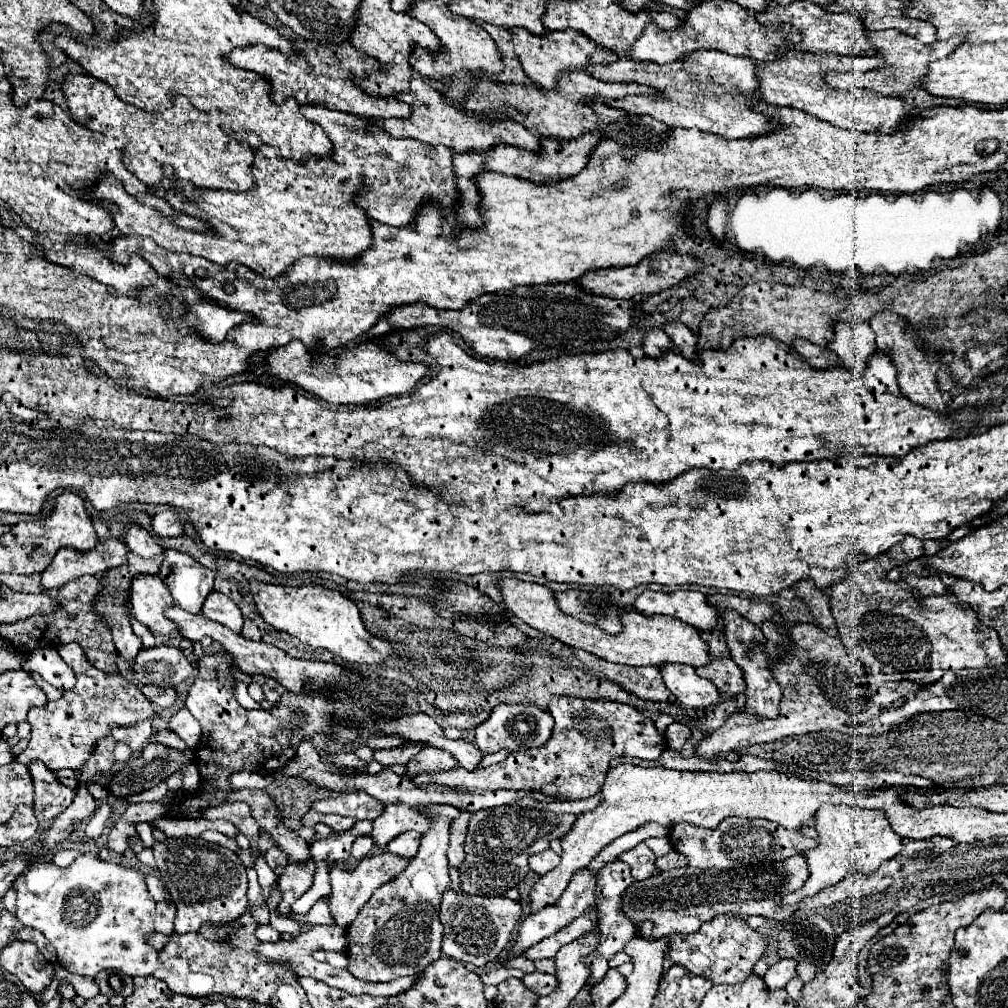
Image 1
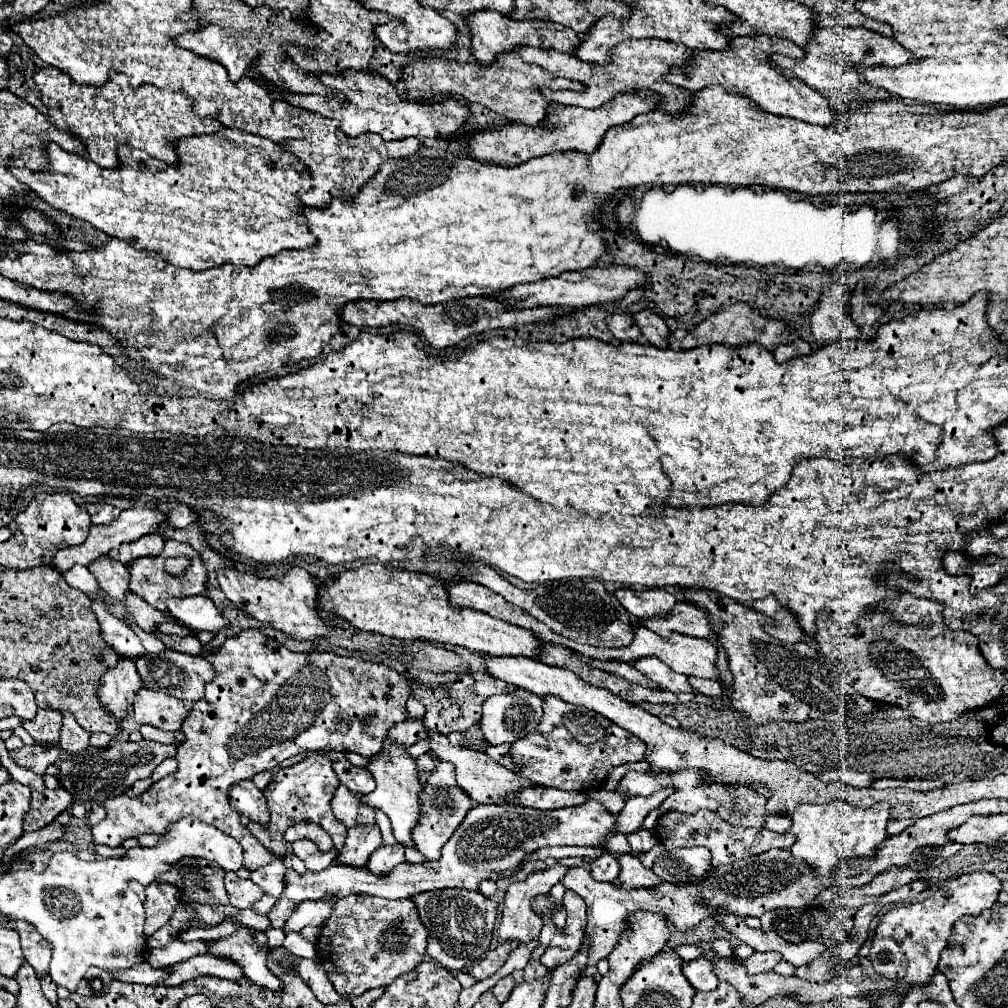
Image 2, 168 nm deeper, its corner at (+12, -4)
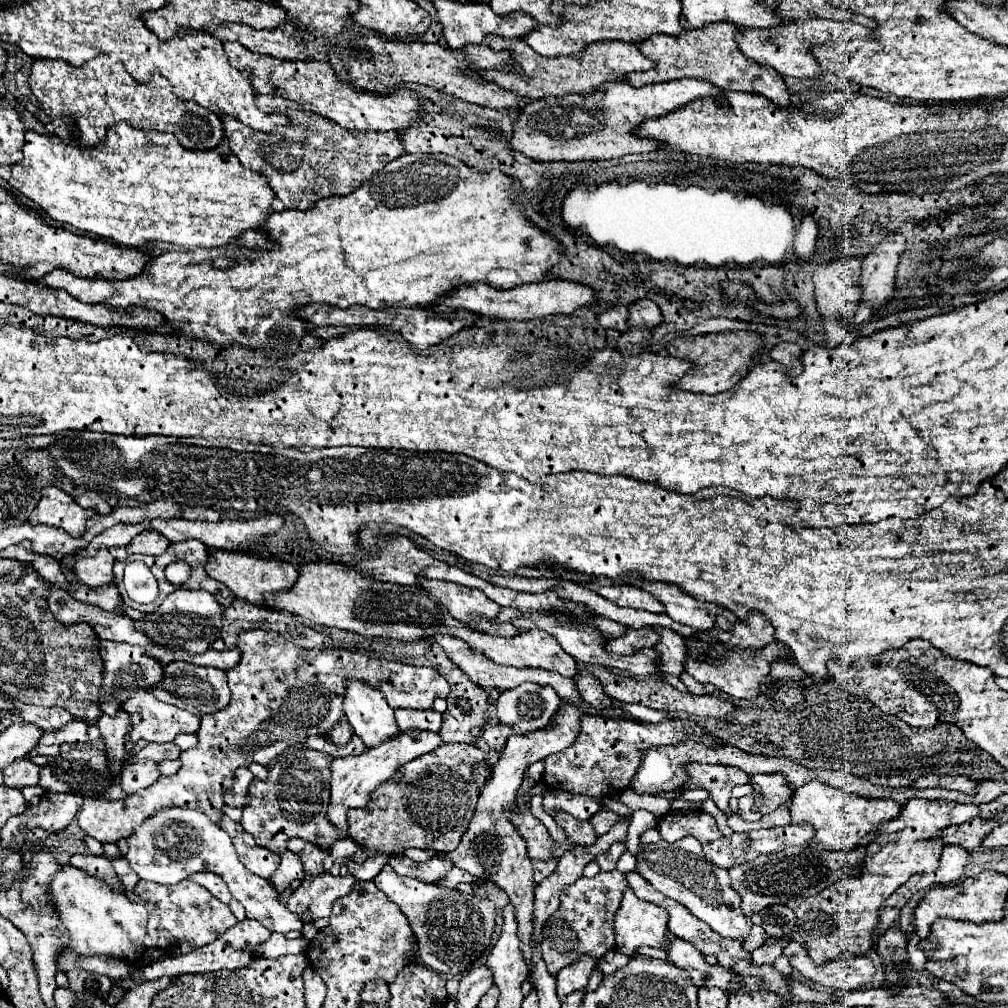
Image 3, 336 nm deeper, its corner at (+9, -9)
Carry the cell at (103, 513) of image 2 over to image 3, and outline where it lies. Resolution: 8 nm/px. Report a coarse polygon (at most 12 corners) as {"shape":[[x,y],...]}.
{"shape":[[94,490],[76,496],[82,508],[108,514],[112,506]]}

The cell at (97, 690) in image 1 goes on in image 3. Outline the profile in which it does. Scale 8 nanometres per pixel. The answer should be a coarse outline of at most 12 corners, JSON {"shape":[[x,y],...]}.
{"shape":[[18,758],[4,770],[6,786],[36,786],[40,766]]}

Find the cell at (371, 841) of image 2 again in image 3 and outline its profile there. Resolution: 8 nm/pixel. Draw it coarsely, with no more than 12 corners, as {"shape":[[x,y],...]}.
{"shape":[[304,878],[288,898],[302,922],[330,916],[356,878]]}

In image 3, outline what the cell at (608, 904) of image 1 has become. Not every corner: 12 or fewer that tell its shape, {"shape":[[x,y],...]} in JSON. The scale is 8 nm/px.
{"shape":[[624,842],[612,844],[606,852],[596,856],[602,872],[614,870]]}

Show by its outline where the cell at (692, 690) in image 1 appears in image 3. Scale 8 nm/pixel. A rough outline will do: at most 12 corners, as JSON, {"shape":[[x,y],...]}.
{"shape":[[652,626],[660,634],[662,674],[680,676],[686,644],[680,634]]}

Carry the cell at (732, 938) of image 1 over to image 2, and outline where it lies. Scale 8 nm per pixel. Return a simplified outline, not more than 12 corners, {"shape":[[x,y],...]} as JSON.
{"shape":[[715,957],[683,961],[683,973],[697,991],[717,989]]}

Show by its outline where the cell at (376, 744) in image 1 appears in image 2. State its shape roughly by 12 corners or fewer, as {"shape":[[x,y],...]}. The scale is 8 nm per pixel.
{"shape":[[413,697],[407,701],[407,719],[423,719],[425,707]]}

